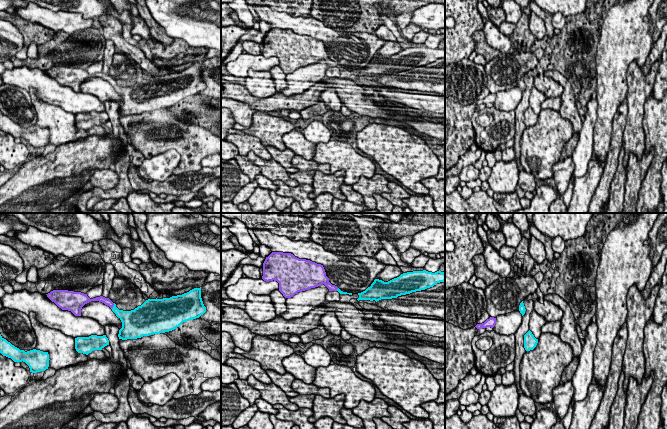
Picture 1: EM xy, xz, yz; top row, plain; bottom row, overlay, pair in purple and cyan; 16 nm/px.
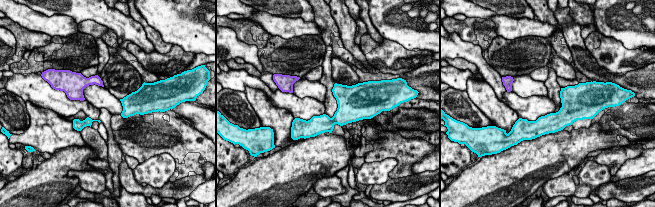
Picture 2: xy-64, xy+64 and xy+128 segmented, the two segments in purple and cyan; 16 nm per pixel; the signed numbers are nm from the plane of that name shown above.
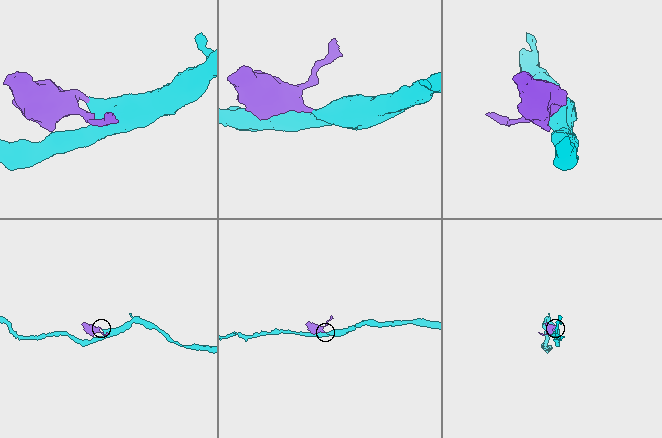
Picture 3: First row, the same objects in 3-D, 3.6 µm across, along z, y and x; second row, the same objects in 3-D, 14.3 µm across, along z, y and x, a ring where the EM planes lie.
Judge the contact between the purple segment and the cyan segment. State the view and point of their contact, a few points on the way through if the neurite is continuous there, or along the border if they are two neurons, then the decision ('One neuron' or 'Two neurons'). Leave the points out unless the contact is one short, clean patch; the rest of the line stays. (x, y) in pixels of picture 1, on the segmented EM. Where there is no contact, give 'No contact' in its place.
Touches purple at xy (113, 305). Path across: xy (106, 301), (113, 305), (124, 316). One neuron

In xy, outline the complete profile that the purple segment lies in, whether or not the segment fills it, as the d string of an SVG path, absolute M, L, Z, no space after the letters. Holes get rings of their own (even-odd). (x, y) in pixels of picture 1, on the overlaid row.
M201 287L194 288L187 293L172 296L170 298L148 299L141 306L138 306L131 311L119 310L115 303L103 296L90 299L87 294L68 290L53 290L46 295L59 308L71 311L75 316L81 316L82 307L91 301L104 303L112 309L122 322L122 328L119 330L118 334L119 339L122 340L137 339L143 336L172 331L179 327L183 322L199 318L206 312L206 307L201 298Z

